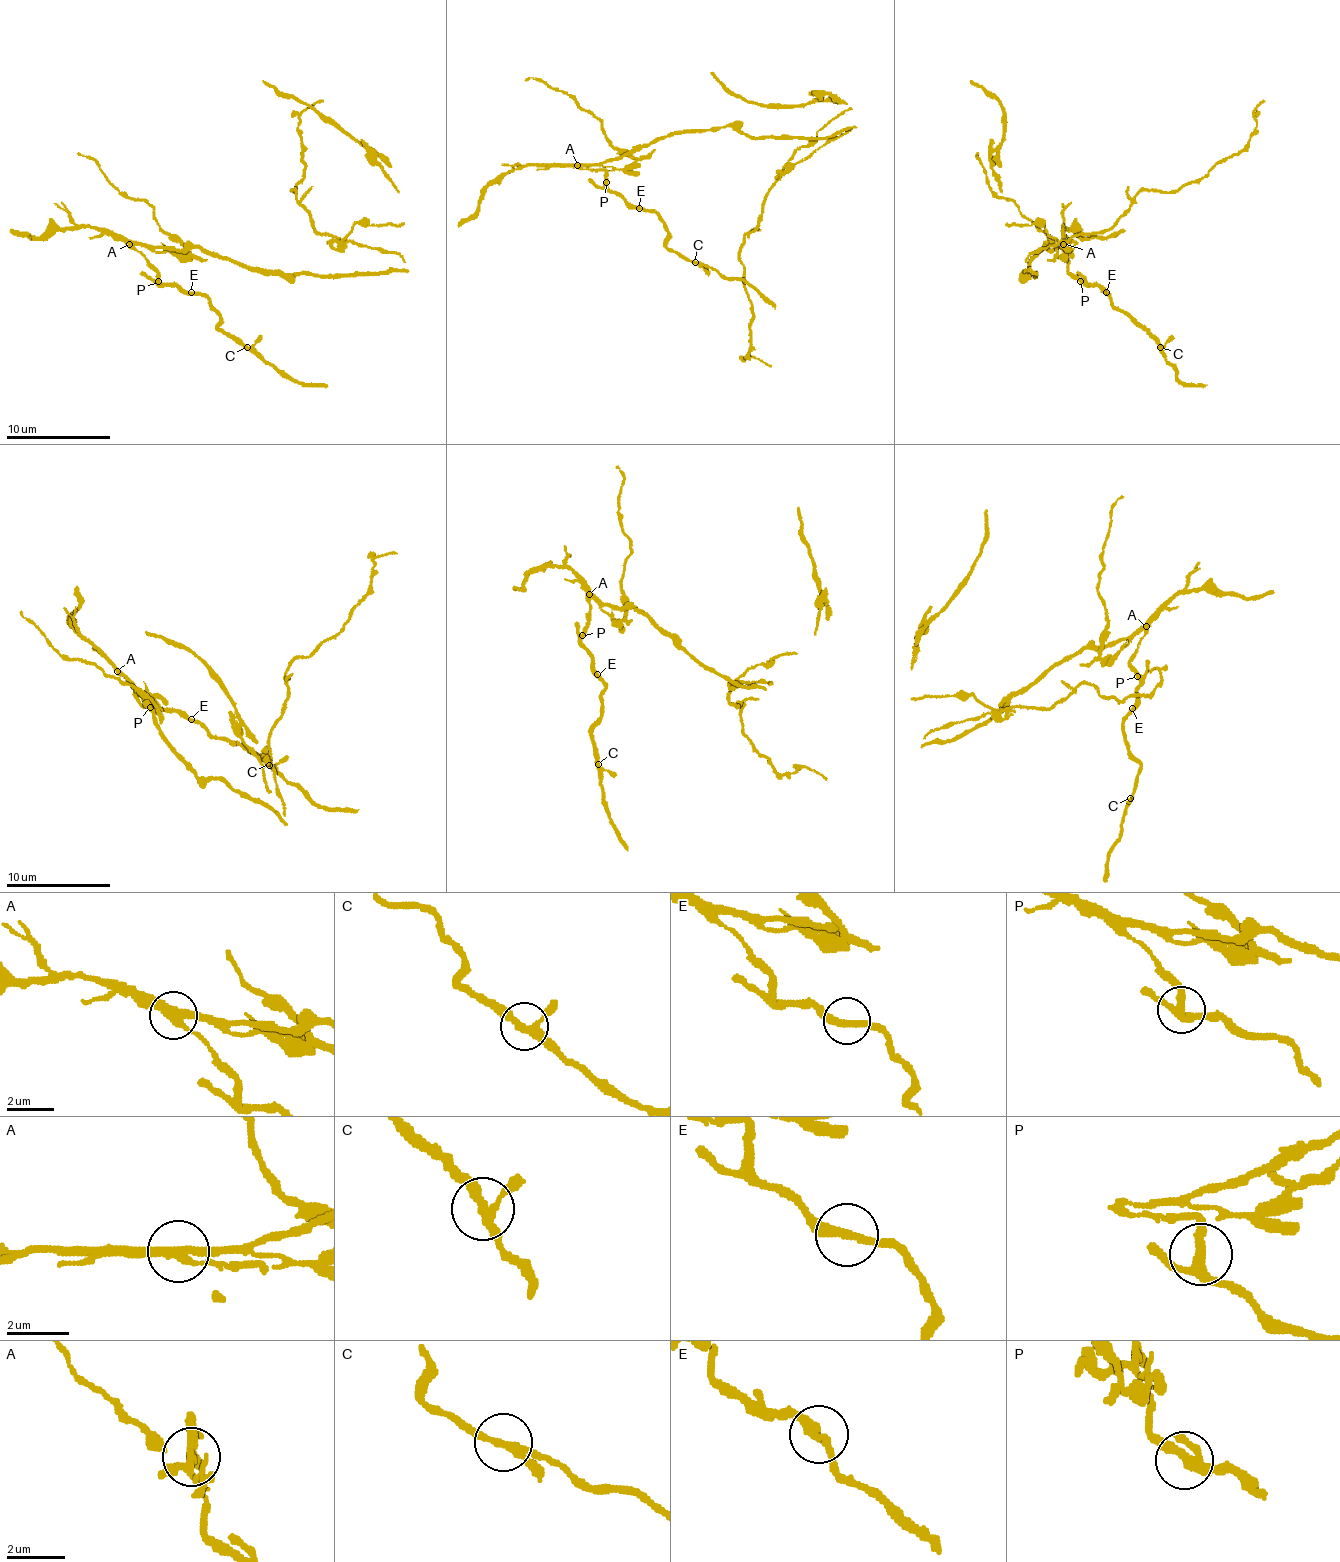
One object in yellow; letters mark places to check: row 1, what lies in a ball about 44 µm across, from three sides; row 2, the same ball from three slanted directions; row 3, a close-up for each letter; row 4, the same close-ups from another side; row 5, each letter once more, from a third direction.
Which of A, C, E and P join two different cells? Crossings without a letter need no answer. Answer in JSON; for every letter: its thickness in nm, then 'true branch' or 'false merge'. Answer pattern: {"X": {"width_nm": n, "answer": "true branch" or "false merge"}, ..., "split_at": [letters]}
{"A": {"width_nm": 280, "answer": "false merge"}, "C": {"width_nm": 240, "answer": "true branch"}, "E": {"width_nm": 280, "answer": "true branch"}, "P": {"width_nm": 300, "answer": "true branch"}, "split_at": ["A"]}

